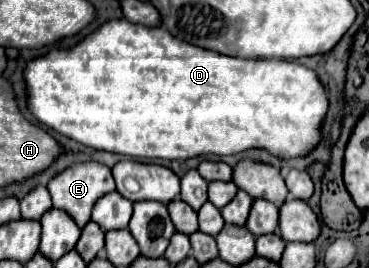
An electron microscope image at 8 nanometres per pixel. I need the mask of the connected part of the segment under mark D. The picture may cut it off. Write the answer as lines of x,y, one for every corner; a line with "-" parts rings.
115,19
115,21
101,25
95,33
91,33
87,39
83,39
79,45
71,49
53,49
43,57
33,59
25,69
25,81
27,81
27,91
29,91
29,109
41,123
79,141
81,145
119,153
119,155
141,157
141,159
169,159
169,161
183,159
185,161
185,159
199,157
199,155
235,155
247,149
263,149
279,159
305,157
321,143
321,125
329,111
327,89
319,81
317,73
305,65
299,65
295,61
239,61
237,57
211,53
207,49
199,49
195,45
179,41
163,27
135,25
127,19

